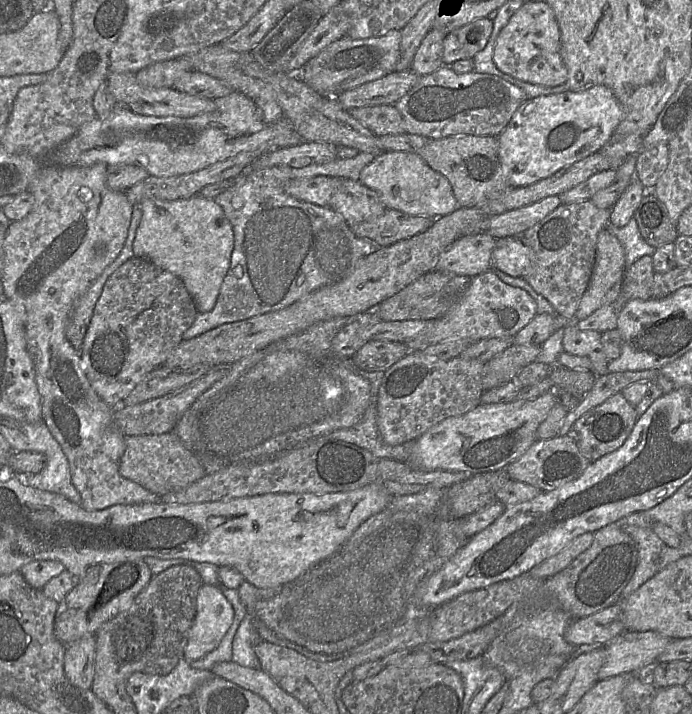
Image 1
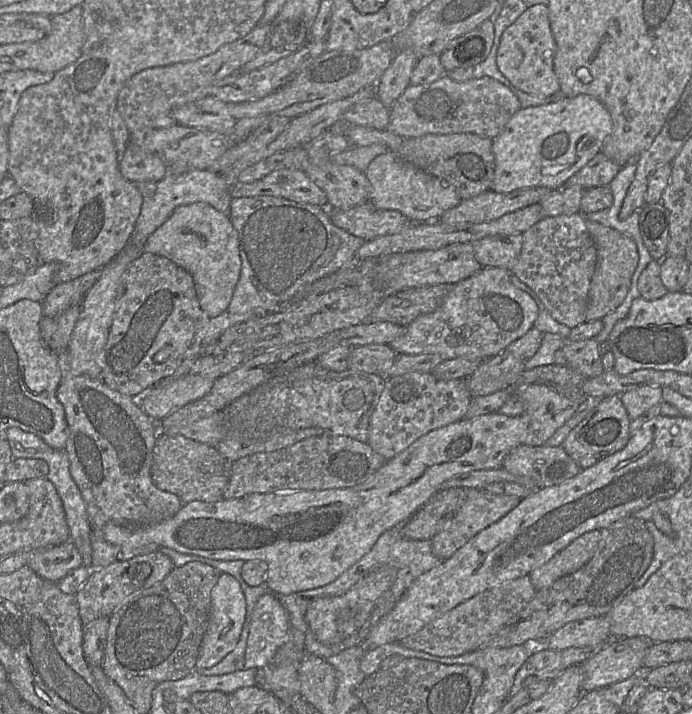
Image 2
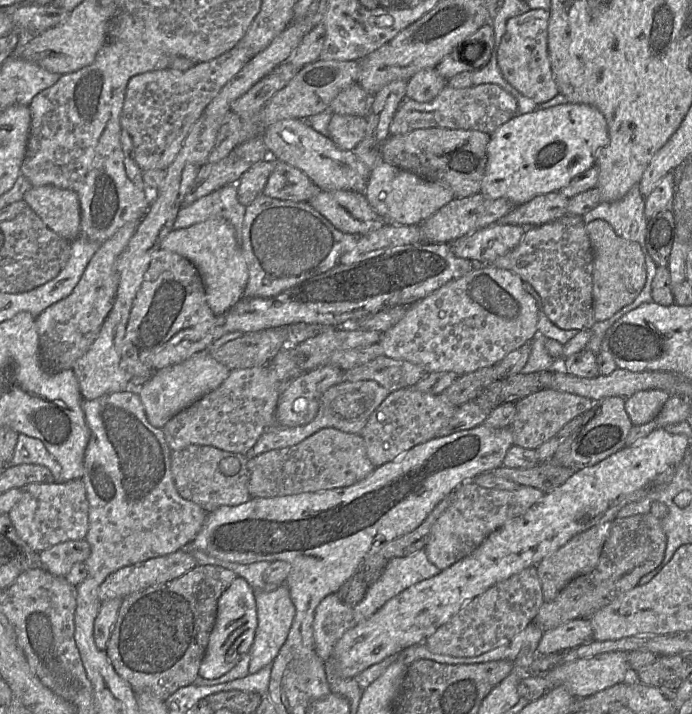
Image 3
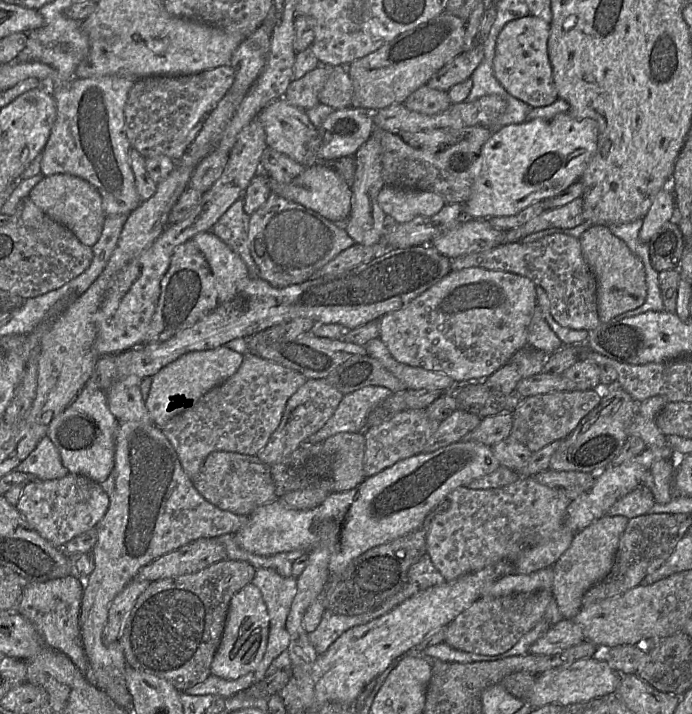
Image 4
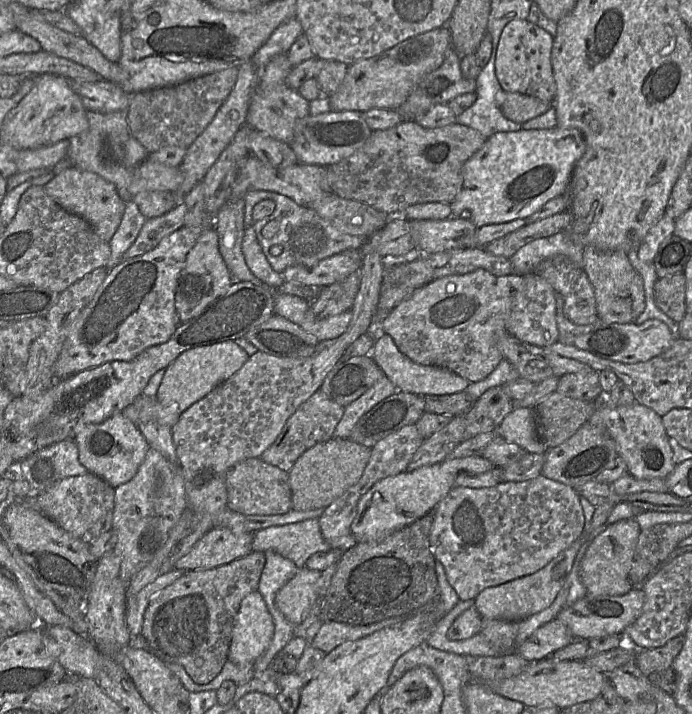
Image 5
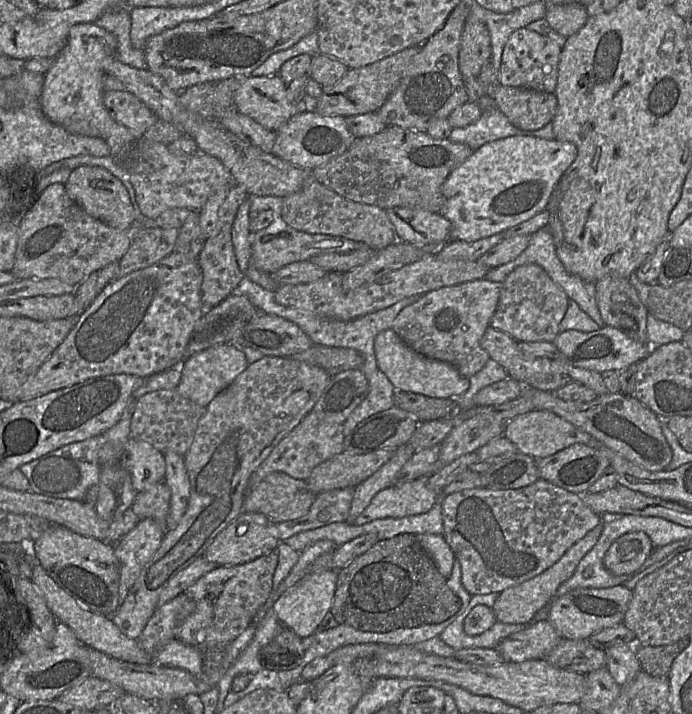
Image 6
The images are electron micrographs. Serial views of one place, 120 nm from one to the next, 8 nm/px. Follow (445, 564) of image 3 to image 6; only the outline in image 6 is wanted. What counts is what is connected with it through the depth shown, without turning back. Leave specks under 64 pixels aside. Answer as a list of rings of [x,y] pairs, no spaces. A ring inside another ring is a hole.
[[[541,478],[529,486],[519,489],[492,490],[480,487],[444,495],[442,502],[442,517],[444,527],[443,537],[454,552],[456,560],[460,563],[462,585],[472,596],[501,593],[507,588],[519,585],[534,578],[554,565],[569,548],[582,539],[589,531],[602,523],[601,516],[595,514],[584,503],[582,495],[569,492]]]

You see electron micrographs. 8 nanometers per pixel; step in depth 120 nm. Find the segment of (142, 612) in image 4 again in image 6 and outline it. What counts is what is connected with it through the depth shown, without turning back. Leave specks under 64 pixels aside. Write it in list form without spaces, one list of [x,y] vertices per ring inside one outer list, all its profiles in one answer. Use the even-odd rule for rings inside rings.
[[[274,550],[247,563],[219,566],[203,575],[184,592],[195,601],[196,608],[178,629],[175,640],[199,651],[203,671],[206,667],[223,667],[227,646],[252,623],[256,623],[260,610],[272,593],[278,559],[278,552]]]

